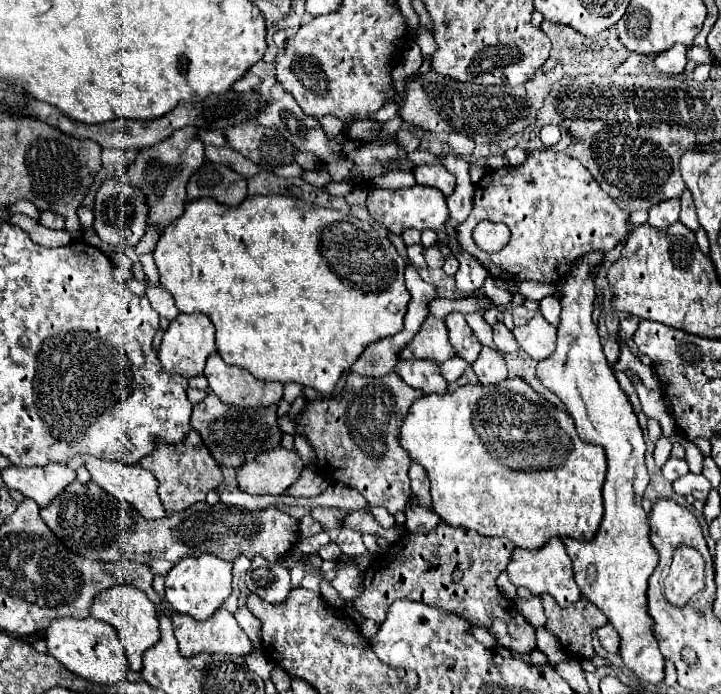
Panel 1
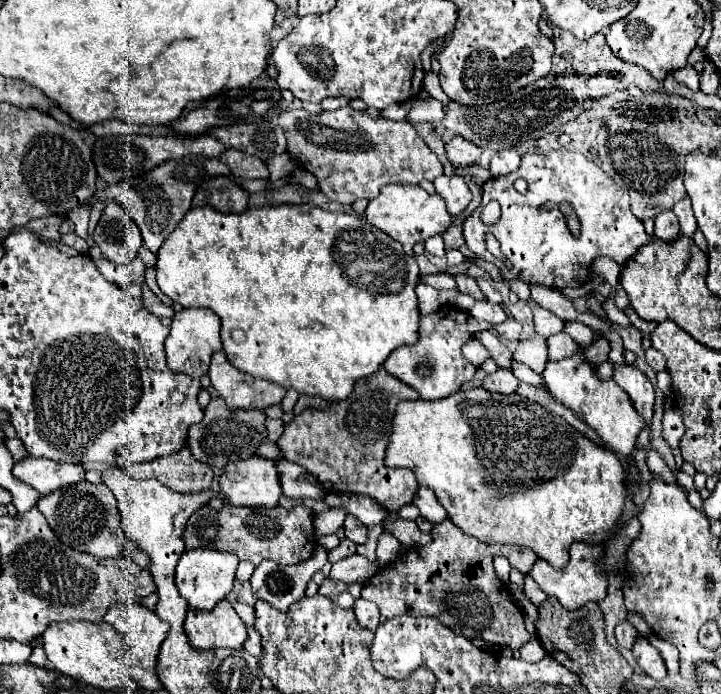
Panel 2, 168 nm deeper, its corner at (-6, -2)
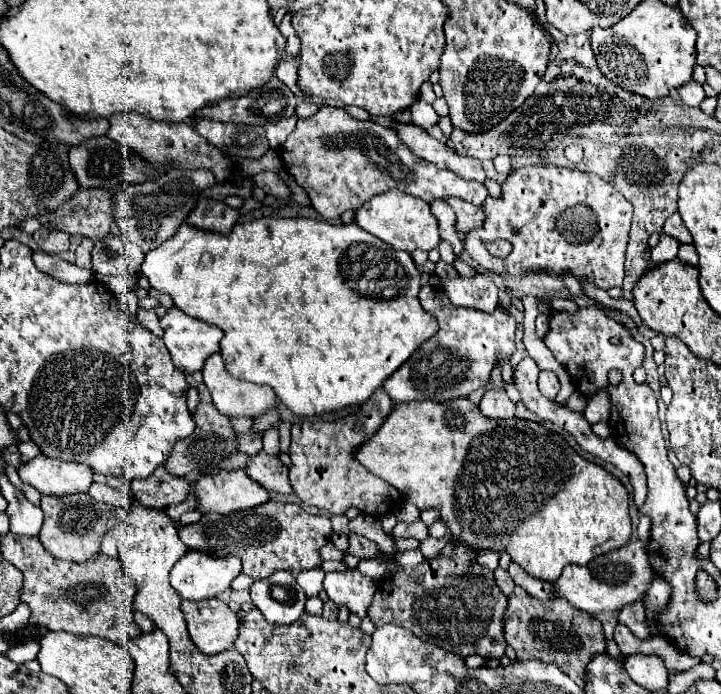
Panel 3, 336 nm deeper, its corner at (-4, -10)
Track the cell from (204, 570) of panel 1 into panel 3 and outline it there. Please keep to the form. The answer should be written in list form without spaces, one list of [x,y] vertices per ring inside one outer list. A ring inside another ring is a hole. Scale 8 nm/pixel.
[[[188,550],[170,572],[172,588],[184,600],[210,600],[230,588],[230,582],[242,572],[236,556],[212,558],[204,552]]]

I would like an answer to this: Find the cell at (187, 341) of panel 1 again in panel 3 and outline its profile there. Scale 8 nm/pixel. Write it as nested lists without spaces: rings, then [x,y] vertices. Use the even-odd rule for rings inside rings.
[[[176,306],[160,318],[160,326],[164,328],[164,344],[178,370],[190,374],[202,370],[206,358],[220,350],[222,330],[180,312]]]

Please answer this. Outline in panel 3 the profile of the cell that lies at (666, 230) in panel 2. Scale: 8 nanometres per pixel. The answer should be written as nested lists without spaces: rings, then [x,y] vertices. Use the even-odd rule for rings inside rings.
[[[662,234],[658,246],[650,250],[650,264],[652,266],[658,266],[658,264],[664,264],[664,262],[674,260],[676,254],[678,254],[678,246],[680,244],[676,244],[676,240],[672,240],[670,236],[664,236]]]

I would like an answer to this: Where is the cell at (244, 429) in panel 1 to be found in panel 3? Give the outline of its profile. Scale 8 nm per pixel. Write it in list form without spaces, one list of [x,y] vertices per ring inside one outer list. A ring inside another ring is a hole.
[[[200,402],[196,412],[192,414],[194,422],[196,422],[196,430],[192,436],[184,438],[184,440],[178,440],[176,446],[172,448],[168,460],[164,462],[164,468],[168,472],[172,472],[174,476],[184,476],[192,470],[196,472],[204,472],[206,468],[212,468],[216,466],[220,460],[224,460],[224,456],[228,454],[234,454],[236,452],[236,438],[234,438],[234,430],[230,426],[230,418],[216,412],[214,404],[204,404]]]

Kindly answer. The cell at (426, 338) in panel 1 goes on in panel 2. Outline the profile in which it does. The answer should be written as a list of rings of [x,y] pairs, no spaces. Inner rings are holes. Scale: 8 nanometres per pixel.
[[[470,340],[470,344],[462,346],[462,356],[466,356],[466,360],[470,360],[474,366],[480,366],[488,358],[488,352],[476,340]]]

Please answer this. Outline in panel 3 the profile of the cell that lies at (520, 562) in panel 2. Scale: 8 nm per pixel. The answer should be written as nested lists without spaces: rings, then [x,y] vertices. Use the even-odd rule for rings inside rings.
[[[448,544],[440,556],[426,558],[422,564],[414,568],[400,568],[394,576],[382,580],[378,584],[372,608],[368,608],[368,616],[376,628],[392,622],[410,630],[416,630],[416,636],[424,642],[436,644],[460,658],[470,654],[478,654],[482,658],[502,658],[506,640],[504,640],[504,622],[502,614],[506,610],[506,596],[494,582],[492,570],[472,562],[472,550],[468,546],[452,546]]]

